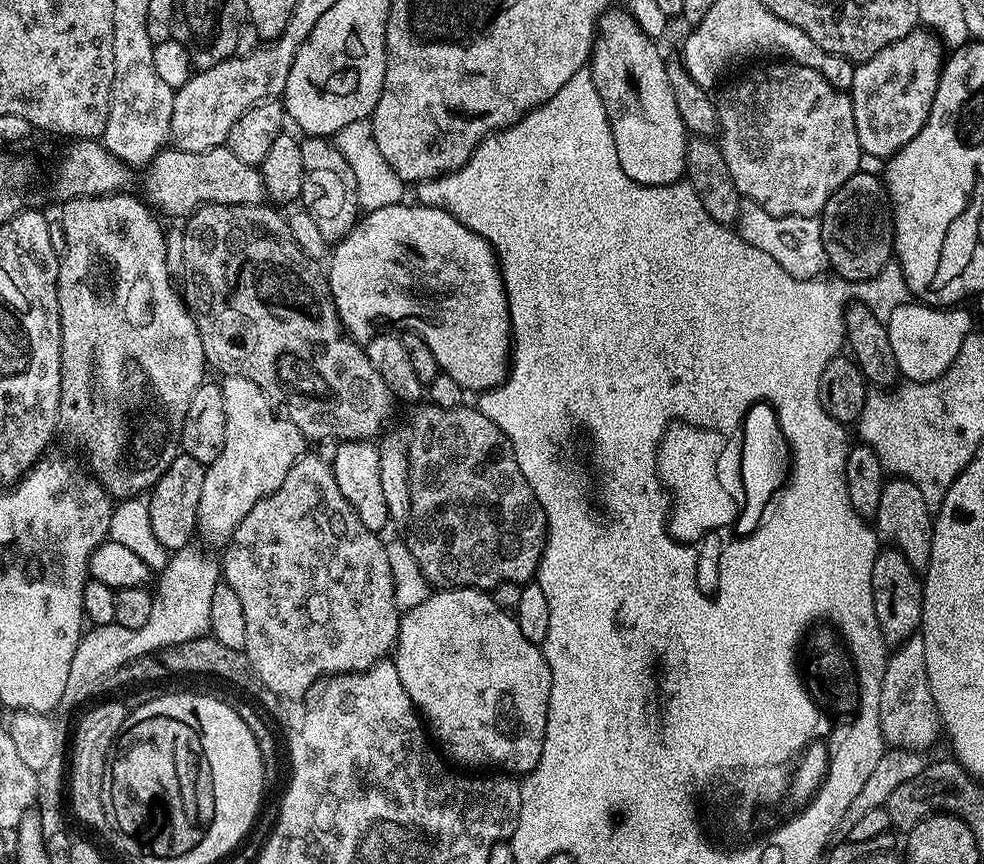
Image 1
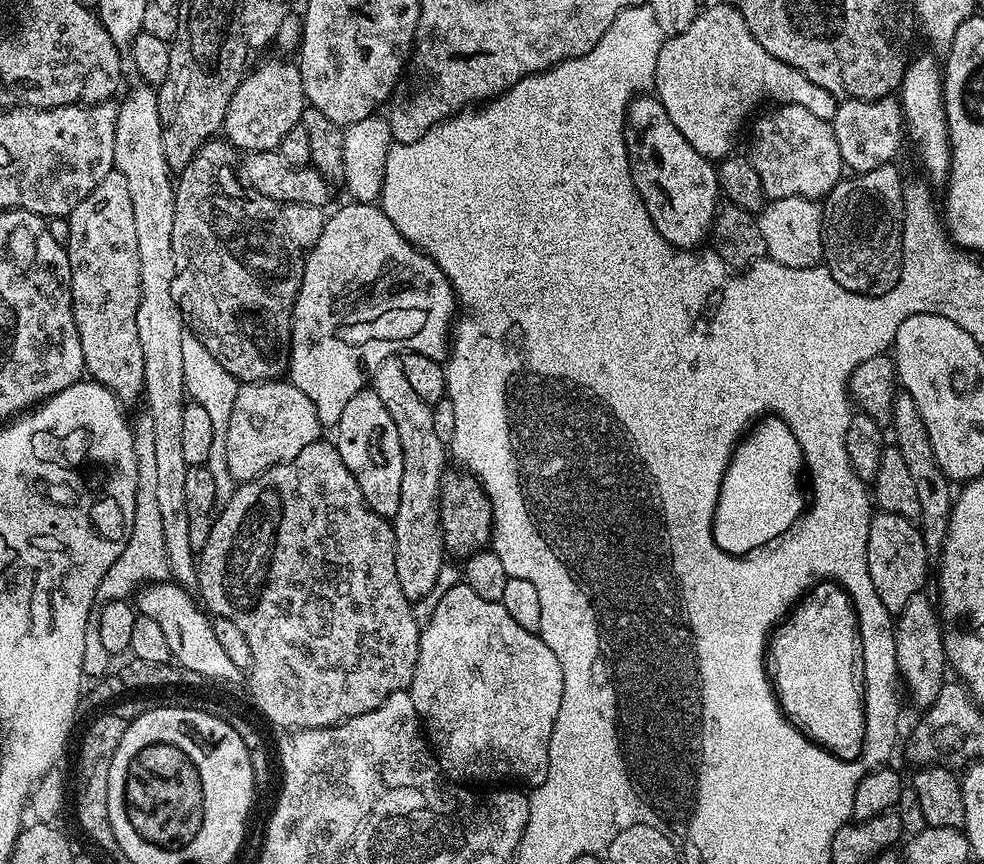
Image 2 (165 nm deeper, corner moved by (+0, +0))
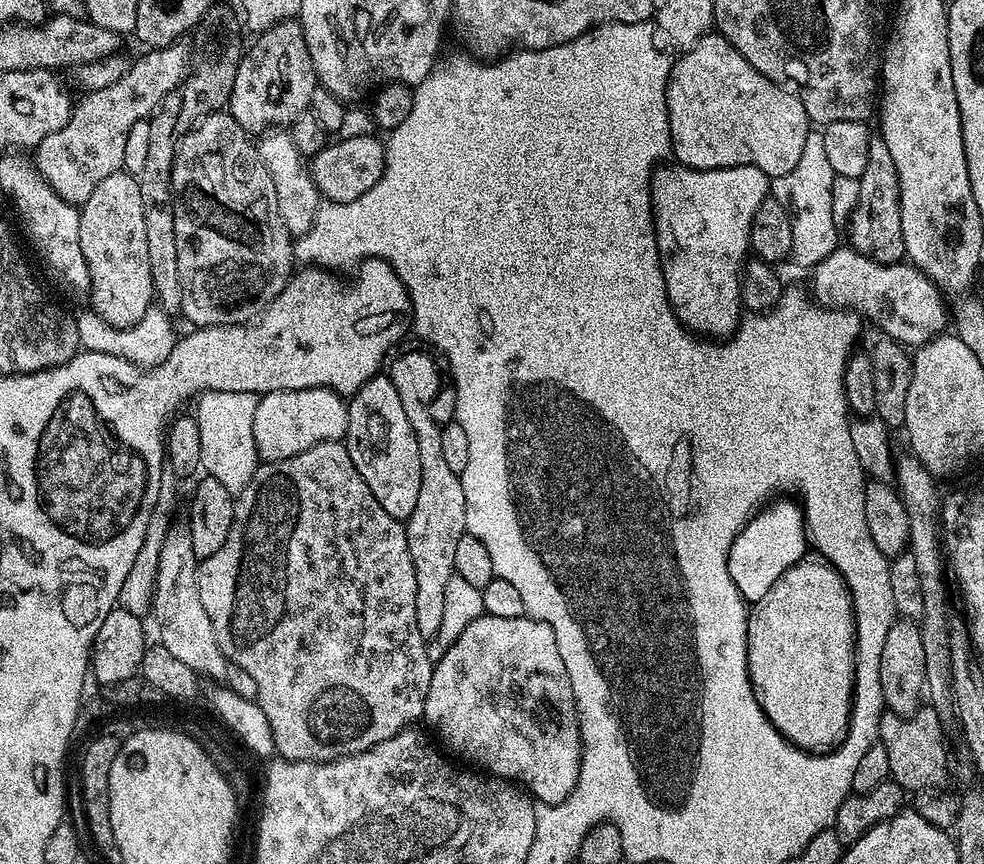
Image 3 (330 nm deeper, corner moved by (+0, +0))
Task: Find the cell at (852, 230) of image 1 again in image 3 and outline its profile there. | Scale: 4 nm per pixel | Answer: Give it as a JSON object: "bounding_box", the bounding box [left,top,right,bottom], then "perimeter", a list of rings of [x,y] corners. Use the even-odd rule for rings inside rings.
{"bounding_box":[846,134,905,264],"perimeter":[[[879,134],[870,138],[866,154],[866,170],[860,175],[857,206],[846,221],[847,243],[856,252],[869,256],[883,264],[898,264],[905,259],[902,238],[902,218],[900,217],[900,183],[898,170],[894,170],[894,158],[886,142]]]}

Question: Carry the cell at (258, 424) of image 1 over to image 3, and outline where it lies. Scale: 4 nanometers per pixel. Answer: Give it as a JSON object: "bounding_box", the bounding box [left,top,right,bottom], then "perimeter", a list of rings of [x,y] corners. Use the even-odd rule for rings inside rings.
{"bounding_box":[254,388,348,461],"perimeter":[[[307,388],[306,390],[282,390],[266,392],[257,399],[254,410],[254,442],[256,455],[261,461],[281,460],[294,454],[302,454],[310,450],[310,446],[318,446],[327,440],[343,441],[348,425],[348,405],[345,397],[328,388]]]}

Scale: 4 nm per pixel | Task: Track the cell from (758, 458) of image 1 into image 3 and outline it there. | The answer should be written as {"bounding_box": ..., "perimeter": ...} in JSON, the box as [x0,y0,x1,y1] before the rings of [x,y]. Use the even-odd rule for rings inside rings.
{"bounding_box":[728,498,806,602],"perimeter":[[[776,498],[763,505],[734,538],[728,551],[728,569],[734,586],[740,591],[745,602],[755,602],[778,582],[778,578],[794,562],[803,560],[806,555],[806,529],[804,509],[795,499]]]}

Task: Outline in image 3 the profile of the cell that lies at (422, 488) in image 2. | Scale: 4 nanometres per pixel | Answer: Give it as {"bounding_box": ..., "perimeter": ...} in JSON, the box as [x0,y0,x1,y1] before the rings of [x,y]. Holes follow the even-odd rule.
{"bounding_box":[386,352,466,638],"perimeter":[[[404,352],[396,361],[391,361],[392,369],[386,375],[394,382],[394,390],[398,390],[398,398],[402,401],[402,410],[410,421],[410,430],[414,430],[414,438],[418,438],[418,458],[422,458],[422,487],[418,490],[418,503],[414,506],[414,514],[406,522],[410,558],[414,562],[414,576],[418,578],[418,595],[414,600],[414,614],[418,618],[418,630],[426,638],[435,637],[442,626],[442,610],[446,599],[446,585],[454,575],[454,553],[458,547],[458,538],[466,535],[466,494],[462,494],[462,482],[459,475],[450,470],[442,454],[441,425],[430,418],[430,402],[434,402],[434,394],[442,386],[440,368],[424,352]]]}

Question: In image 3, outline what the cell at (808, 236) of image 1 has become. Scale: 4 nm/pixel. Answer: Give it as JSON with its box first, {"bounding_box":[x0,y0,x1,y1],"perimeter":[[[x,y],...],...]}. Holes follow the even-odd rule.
{"bounding_box":[770,131,838,270],"perimeter":[[[809,131],[806,146],[802,149],[802,158],[798,158],[798,166],[790,170],[790,174],[775,177],[770,184],[771,195],[790,214],[794,242],[792,243],[791,263],[811,270],[831,254],[838,246],[836,231],[838,225],[834,220],[831,187],[834,183],[834,170],[830,170],[830,162],[826,155],[826,145],[822,143],[823,131]]]}

